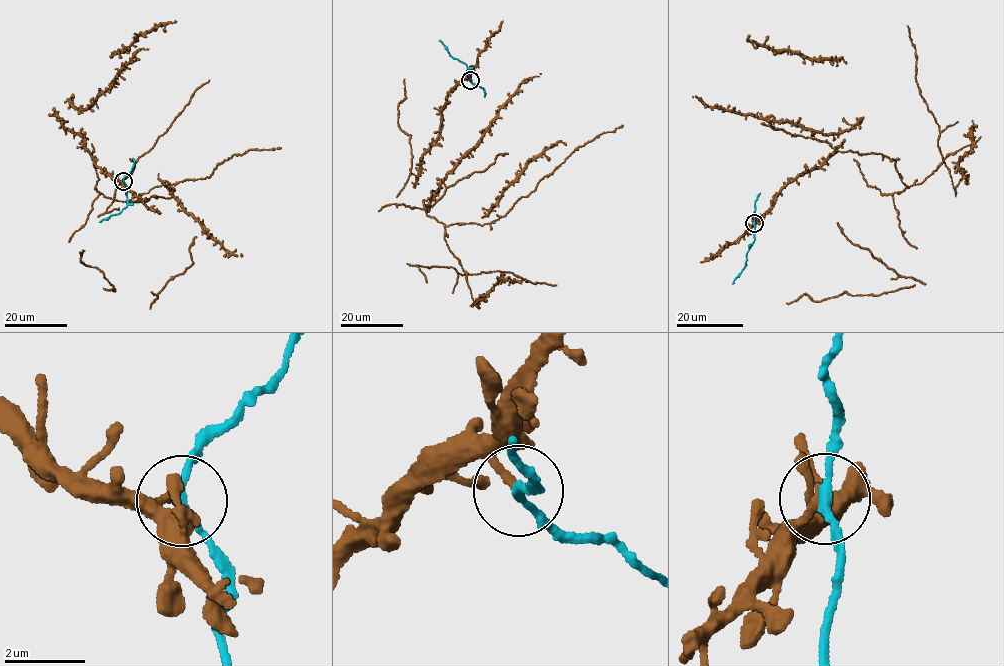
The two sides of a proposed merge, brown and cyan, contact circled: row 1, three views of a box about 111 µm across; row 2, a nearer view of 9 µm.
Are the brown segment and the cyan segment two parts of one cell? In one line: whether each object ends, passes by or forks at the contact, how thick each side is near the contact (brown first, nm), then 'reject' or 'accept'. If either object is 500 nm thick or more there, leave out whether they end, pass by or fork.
brown ends there; cyan passes by; 200 nm thick on the brown side, 200 nm on the other; reject

